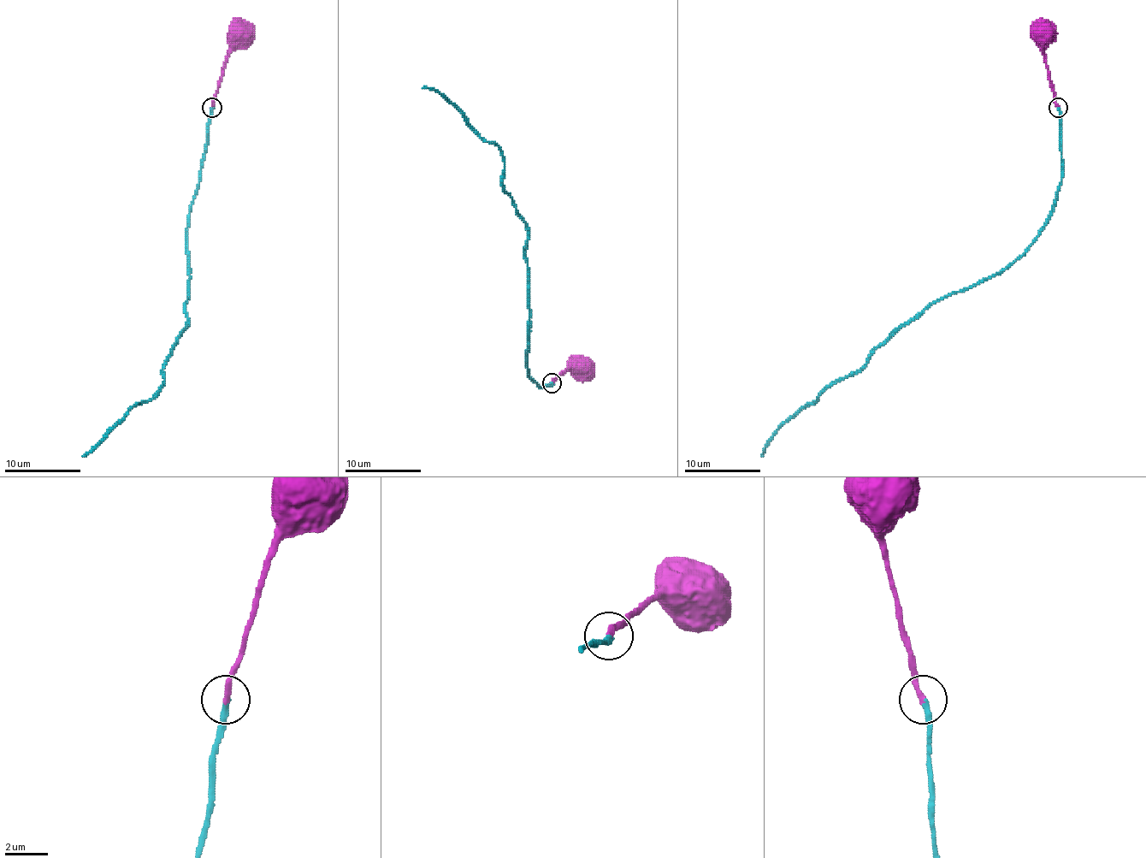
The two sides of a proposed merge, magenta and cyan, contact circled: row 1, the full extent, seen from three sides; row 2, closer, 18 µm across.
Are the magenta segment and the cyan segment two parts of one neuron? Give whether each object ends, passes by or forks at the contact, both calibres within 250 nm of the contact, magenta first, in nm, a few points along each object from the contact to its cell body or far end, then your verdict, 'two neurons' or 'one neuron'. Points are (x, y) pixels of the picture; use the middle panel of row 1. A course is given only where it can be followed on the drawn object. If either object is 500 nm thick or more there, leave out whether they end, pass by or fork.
magenta ends | cyan ends | 240/240 nm | magenta via (552, 382), (565, 369), (579, 369) | cyan via (552, 382), (540, 386), (529, 375), (527, 226), (502, 183), (502, 150), (485, 141), (435, 90), (422, 88) | one neuron

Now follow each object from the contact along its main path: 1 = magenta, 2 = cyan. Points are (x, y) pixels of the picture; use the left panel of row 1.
1: (212, 108), (229, 44), (239, 35)
2: (212, 108), (201, 180), (189, 211), (187, 324), (162, 369), (162, 387), (150, 399), (138, 402), (82, 456)

